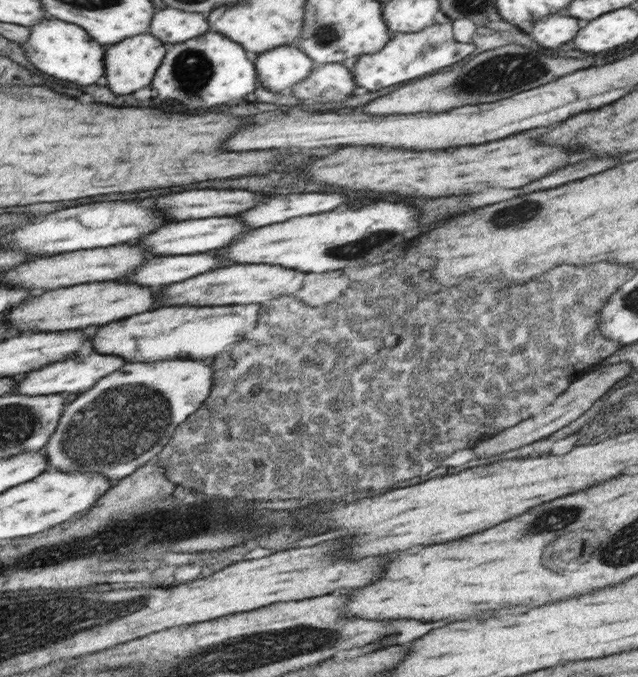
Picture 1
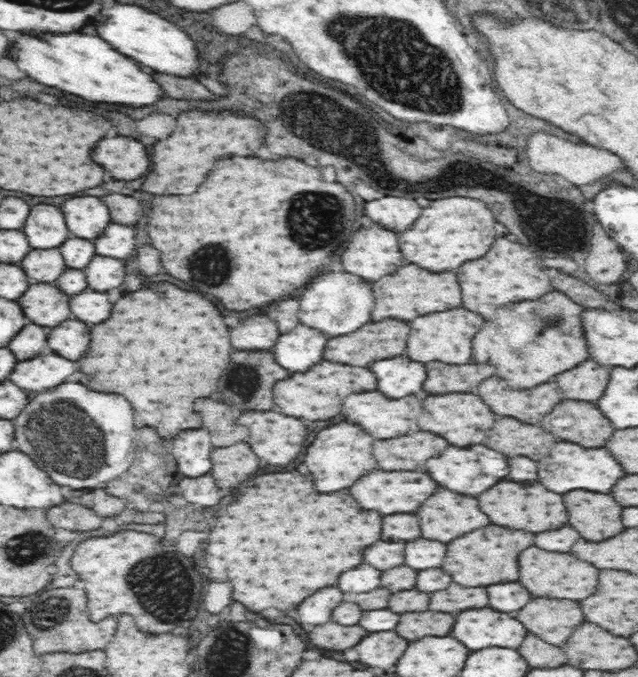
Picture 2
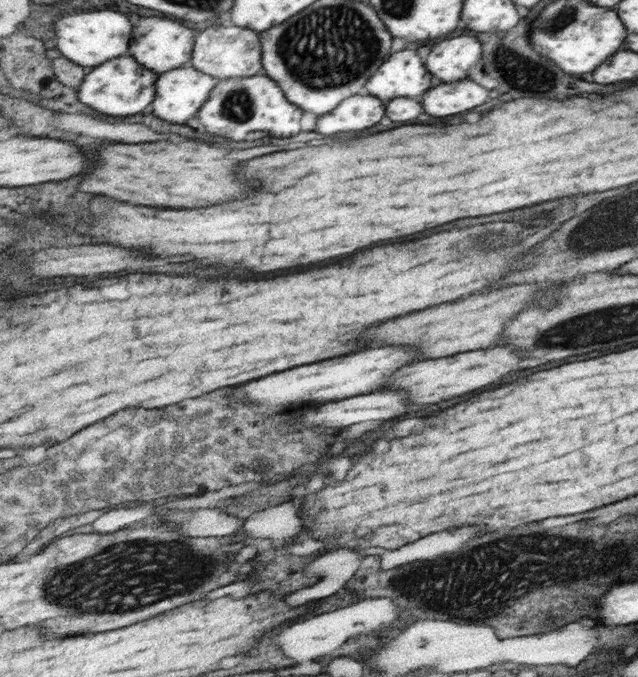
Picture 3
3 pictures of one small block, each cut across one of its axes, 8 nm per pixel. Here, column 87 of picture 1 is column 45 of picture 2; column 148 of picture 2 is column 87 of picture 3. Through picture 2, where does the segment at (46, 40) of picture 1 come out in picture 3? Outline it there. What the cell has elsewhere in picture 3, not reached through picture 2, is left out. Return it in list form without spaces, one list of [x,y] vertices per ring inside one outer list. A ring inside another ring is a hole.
[[[122,56],[118,60],[110,60],[108,64],[102,64],[102,68],[98,66],[92,74],[88,74],[86,82],[82,83],[82,90],[78,92],[86,104],[94,106],[96,110],[102,110],[104,114],[134,116],[144,112],[150,104],[154,104],[158,94],[156,82],[158,82],[158,74],[154,70],[144,68],[132,56]]]

